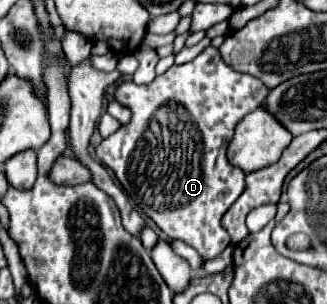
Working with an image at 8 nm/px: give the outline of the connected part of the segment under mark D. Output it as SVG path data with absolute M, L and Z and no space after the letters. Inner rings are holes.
M207 47L201 55L185 65L173 65L163 75L155 77L149 85L135 85L133 81L121 83L117 87L115 99L131 109L133 119L129 125L117 129L111 137L103 139L97 147L97 159L113 169L121 187L127 191L131 201L171 237L179 239L203 255L203 259L217 257L229 245L229 233L221 227L221 217L235 203L235 199L245 189L245 173L227 163L227 143L233 137L235 125L251 111L255 111L269 89L255 77L237 73L223 63L215 47ZM173 103L181 105L189 121L175 121Z

